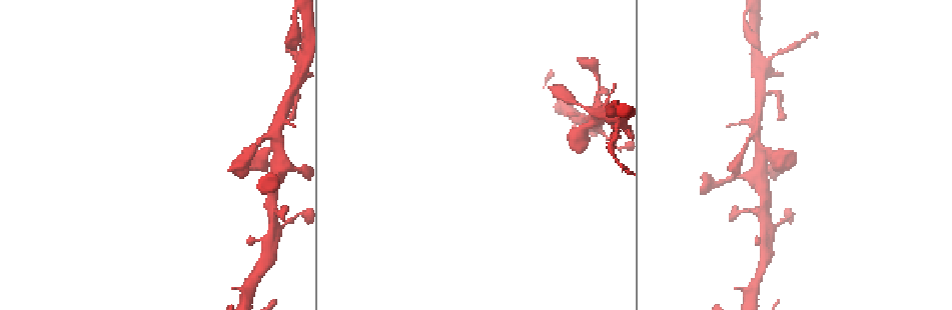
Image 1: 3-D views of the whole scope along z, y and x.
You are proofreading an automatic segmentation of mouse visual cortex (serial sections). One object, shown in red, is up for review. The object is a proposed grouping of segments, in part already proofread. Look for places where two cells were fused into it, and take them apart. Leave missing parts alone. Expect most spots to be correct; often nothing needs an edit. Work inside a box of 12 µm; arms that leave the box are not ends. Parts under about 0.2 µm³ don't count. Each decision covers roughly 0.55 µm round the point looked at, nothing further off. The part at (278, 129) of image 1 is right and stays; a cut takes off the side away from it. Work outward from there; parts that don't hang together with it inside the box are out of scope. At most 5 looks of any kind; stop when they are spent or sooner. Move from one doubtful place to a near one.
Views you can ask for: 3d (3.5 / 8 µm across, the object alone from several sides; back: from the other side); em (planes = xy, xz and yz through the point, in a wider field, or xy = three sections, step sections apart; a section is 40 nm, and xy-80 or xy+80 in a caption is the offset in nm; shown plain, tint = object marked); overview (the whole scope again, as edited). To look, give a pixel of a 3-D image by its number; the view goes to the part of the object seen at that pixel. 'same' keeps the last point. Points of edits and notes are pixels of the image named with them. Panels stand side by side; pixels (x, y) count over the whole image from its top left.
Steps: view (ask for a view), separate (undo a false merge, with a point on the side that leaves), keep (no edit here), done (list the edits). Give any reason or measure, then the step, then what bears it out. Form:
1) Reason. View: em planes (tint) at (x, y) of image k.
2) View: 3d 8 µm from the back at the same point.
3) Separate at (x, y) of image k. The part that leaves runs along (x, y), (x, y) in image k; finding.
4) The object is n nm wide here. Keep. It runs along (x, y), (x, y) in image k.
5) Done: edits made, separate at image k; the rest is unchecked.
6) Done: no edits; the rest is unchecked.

Two arms in line, one across. View: 3d 3.5 µm at (760, 168) of image 1.

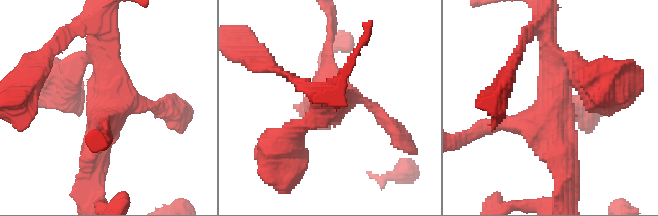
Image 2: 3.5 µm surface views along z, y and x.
Shape alone is not enough. View: em xy step 1 (tint) at (110, 97) of image 2.

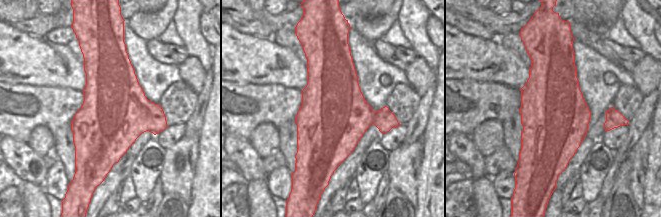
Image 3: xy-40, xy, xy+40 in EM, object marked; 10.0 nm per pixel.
The object is 700 nm wide here. Keep. It runs along (550, 49), (553, 129), (566, 178) in image 2; continuous, no second cell.

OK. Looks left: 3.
Three-way junction. View: 3d 3.5 µm at (273, 221) of image 1.

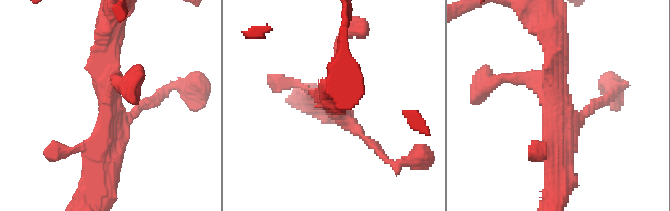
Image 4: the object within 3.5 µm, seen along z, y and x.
Now the EM. View: em xy step 5 (tint) at (109, 106) of image 4.

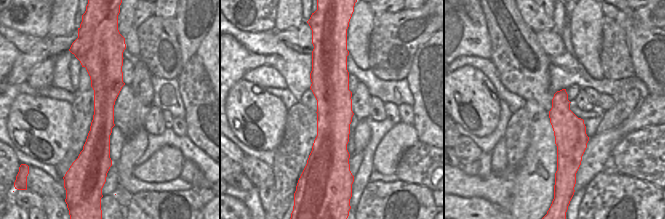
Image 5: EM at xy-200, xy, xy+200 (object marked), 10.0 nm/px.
Keep. It runs along (324, 57), (340, 161) in image 5; all the same cell.

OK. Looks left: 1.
Done: no edits; the rest is unchecked.

